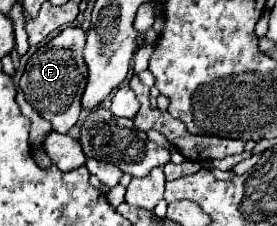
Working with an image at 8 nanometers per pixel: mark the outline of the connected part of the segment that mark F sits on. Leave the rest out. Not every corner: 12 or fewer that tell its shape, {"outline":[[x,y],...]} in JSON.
{"outline":[[67,27],[27,61],[21,91],[55,131],[79,117],[85,31]]}

